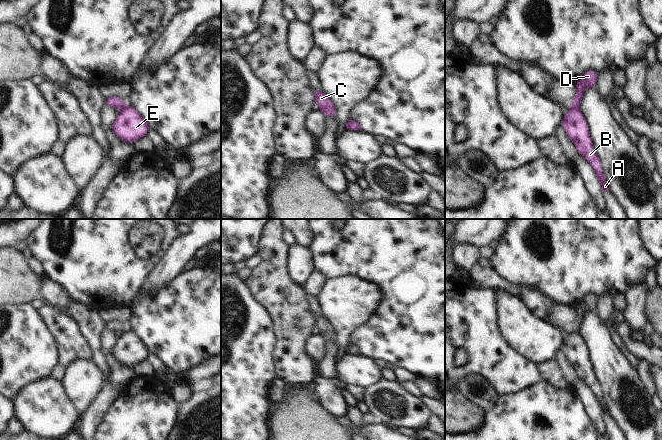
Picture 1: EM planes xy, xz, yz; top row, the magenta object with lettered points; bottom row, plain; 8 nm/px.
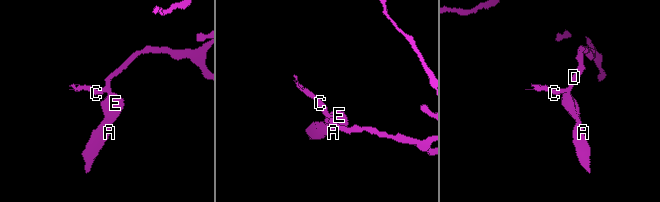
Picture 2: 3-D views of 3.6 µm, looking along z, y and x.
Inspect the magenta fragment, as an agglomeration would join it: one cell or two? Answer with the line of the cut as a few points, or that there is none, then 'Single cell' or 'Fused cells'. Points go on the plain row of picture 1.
Split along yz (571, 331), (579, 332). Fused cells

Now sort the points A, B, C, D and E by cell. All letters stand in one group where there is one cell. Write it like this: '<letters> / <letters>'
A B E / C D

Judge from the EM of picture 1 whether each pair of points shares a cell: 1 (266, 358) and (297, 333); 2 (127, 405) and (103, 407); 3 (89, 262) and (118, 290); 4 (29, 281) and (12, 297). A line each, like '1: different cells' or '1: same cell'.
1: different cells
2: different cells
3: same cell
4: same cell

